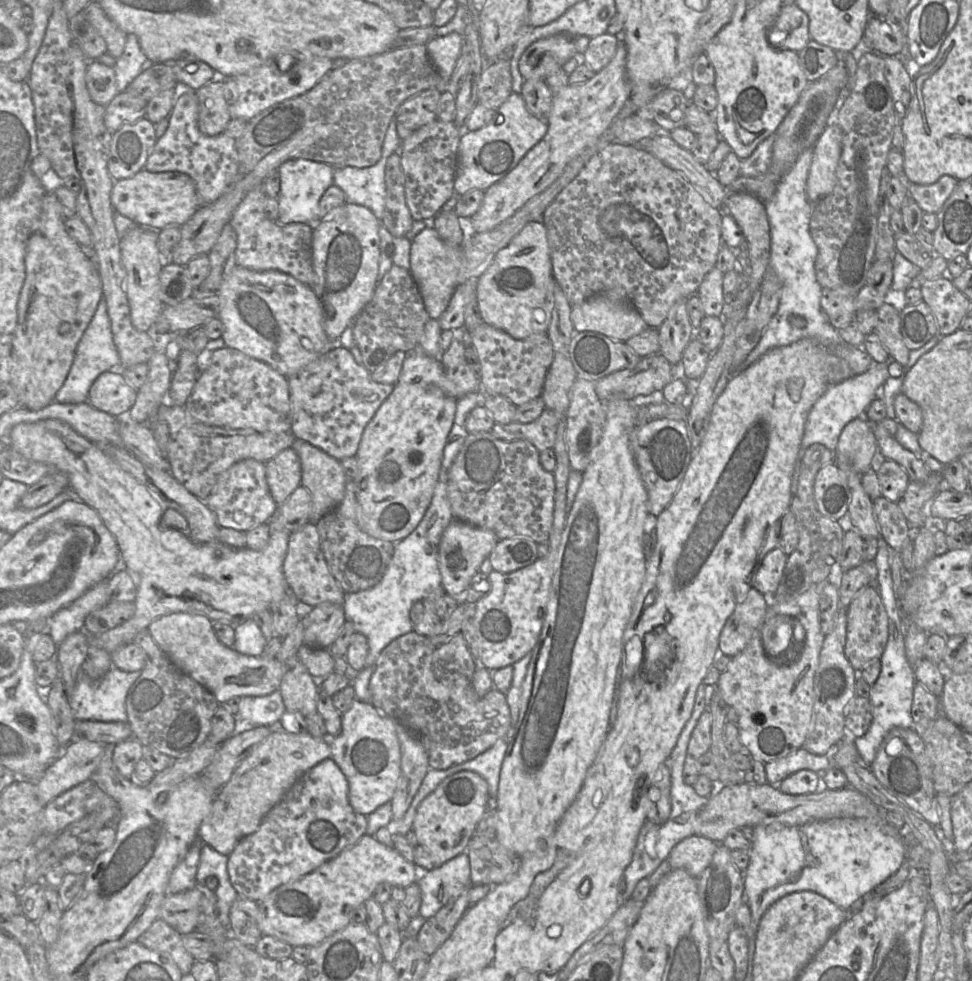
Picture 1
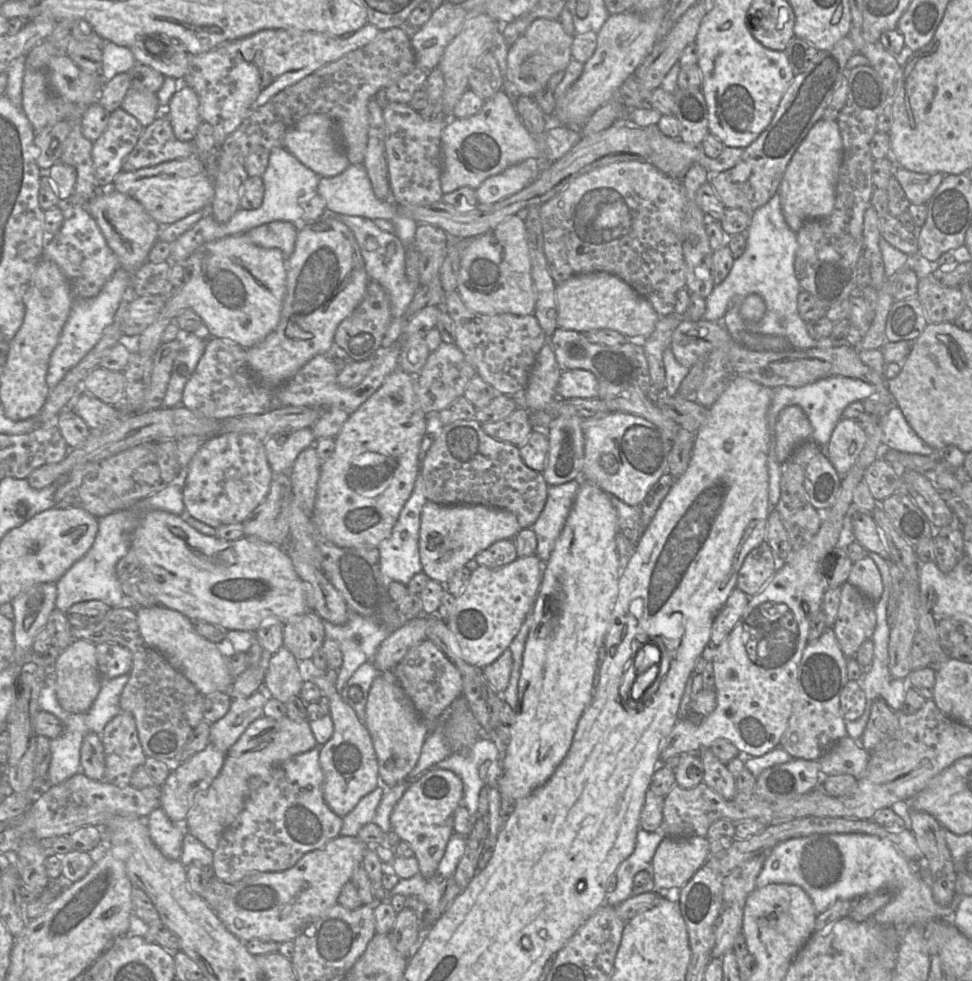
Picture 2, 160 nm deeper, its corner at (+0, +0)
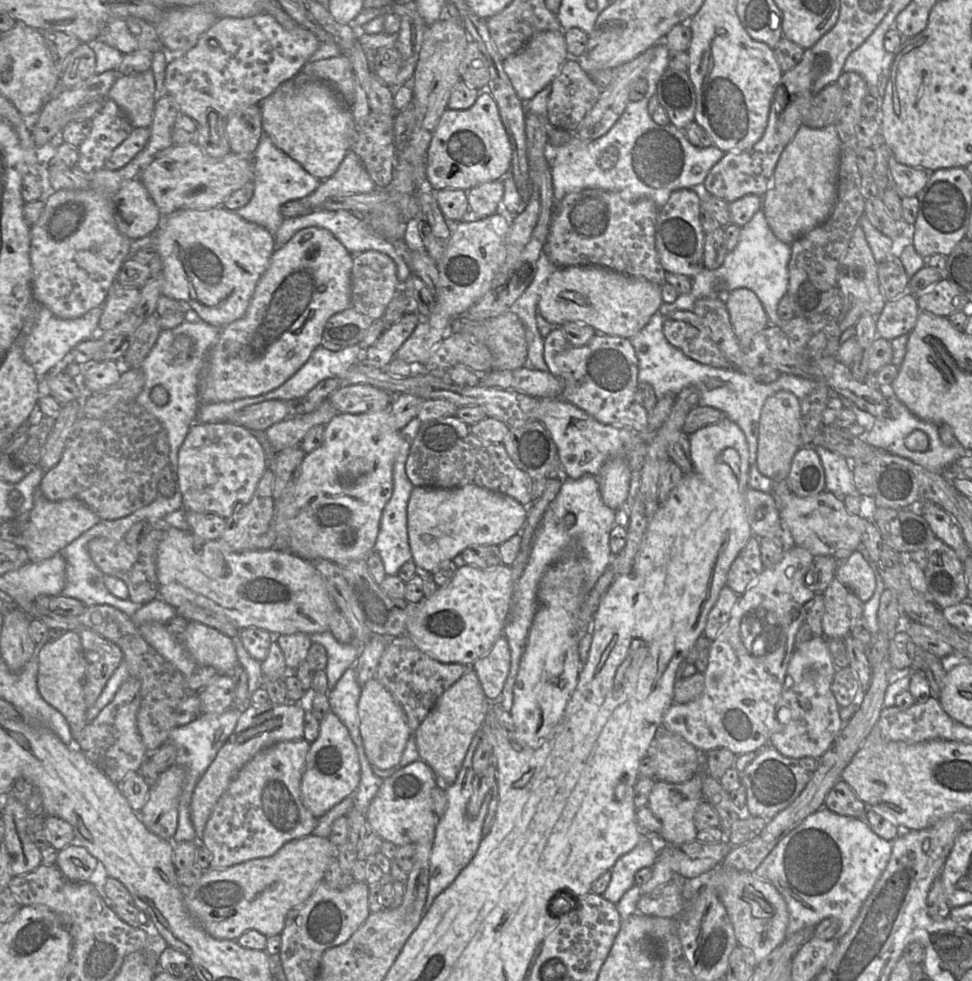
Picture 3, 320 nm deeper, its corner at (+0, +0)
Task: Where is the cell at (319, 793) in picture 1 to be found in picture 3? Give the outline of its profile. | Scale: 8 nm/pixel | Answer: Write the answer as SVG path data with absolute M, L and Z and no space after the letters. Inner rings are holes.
M305 739L277 742L248 761L215 805L201 844L210 853L210 868L226 869L274 855L285 843L312 834L315 818L301 800L301 779L310 743Z

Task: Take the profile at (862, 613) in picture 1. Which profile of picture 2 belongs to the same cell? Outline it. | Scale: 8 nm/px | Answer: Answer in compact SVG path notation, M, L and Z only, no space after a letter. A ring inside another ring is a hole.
M852 584L841 585L838 614L832 628L846 658L855 657L861 644L872 639L877 621L875 604Z

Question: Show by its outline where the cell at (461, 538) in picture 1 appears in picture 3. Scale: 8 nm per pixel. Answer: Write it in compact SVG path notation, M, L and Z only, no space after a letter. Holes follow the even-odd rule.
M474 484L456 488L414 486L407 505L407 532L416 567L433 572L442 562L452 560L471 545L500 545L517 535L527 518L527 507L503 493L495 492Z

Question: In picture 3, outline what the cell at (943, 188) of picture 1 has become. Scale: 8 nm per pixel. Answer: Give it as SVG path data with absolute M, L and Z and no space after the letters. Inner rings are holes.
M893 154L888 158L890 173L903 197L916 196L926 185L933 171L924 167L910 167L899 163Z

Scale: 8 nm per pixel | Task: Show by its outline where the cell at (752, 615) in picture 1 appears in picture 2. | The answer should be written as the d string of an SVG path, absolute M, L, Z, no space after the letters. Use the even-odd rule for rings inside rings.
M738 588L732 590L712 624L710 639L715 645L721 644L741 619L749 599L750 597L742 590Z

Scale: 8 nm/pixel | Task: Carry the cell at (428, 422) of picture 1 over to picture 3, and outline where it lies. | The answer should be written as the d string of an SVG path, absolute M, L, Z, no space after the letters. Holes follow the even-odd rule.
M390 406L381 411L360 414L337 412L324 426L321 446L305 454L297 481L274 501L274 549L290 552L307 561L320 558L339 566L365 559L374 550L382 511L392 495L393 464L402 439L400 430L394 428Z

